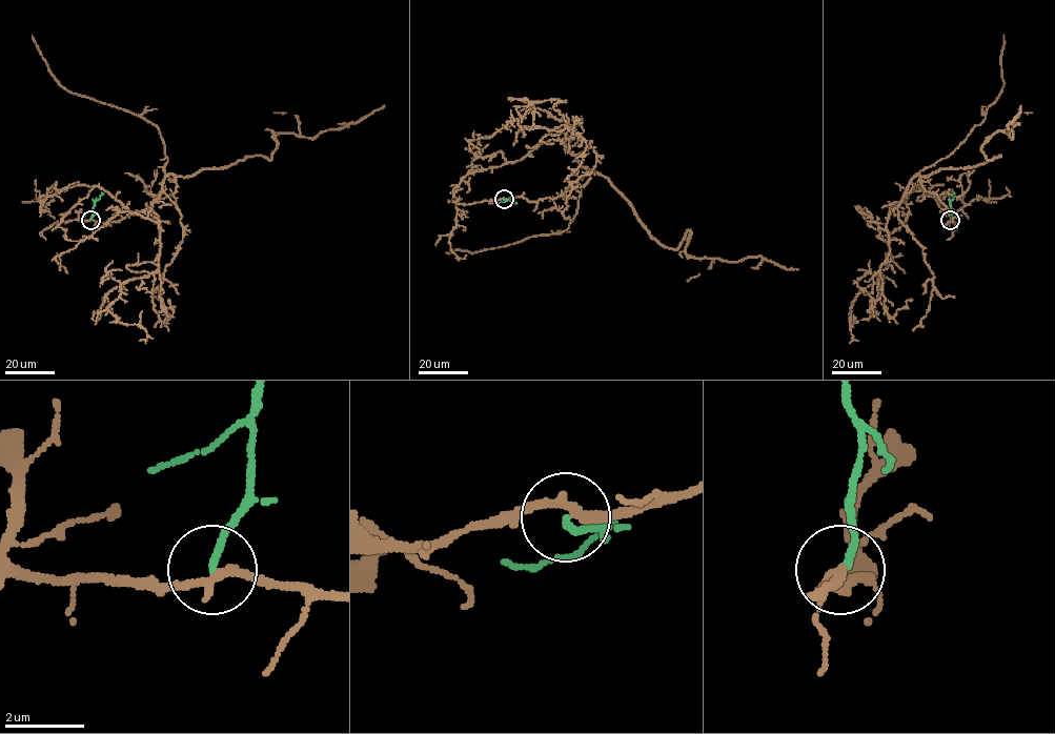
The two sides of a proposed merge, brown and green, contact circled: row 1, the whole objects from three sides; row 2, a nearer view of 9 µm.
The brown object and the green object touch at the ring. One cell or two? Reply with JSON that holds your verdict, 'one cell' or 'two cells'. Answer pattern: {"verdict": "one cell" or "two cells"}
{"verdict": "two cells"}

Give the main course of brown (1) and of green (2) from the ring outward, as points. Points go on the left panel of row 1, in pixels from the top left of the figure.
1: (90, 219), (141, 212), (176, 191), (178, 176), (246, 157), (270, 160), (271, 131), (313, 139), (385, 105)
2: (90, 219), (94, 203), (101, 192)

